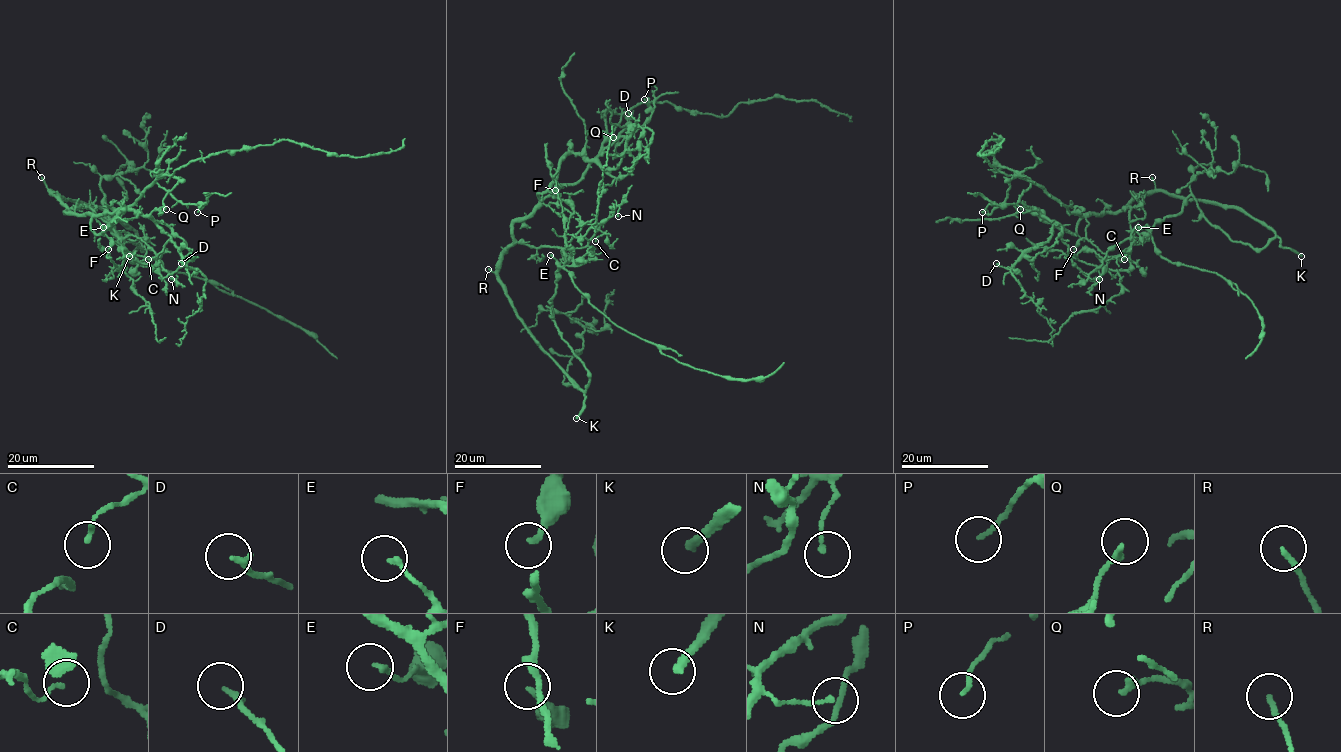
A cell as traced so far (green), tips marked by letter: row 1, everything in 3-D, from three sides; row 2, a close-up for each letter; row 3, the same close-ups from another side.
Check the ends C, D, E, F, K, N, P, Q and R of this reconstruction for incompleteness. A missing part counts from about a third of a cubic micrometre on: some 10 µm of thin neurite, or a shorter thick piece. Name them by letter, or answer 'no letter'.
K, R

